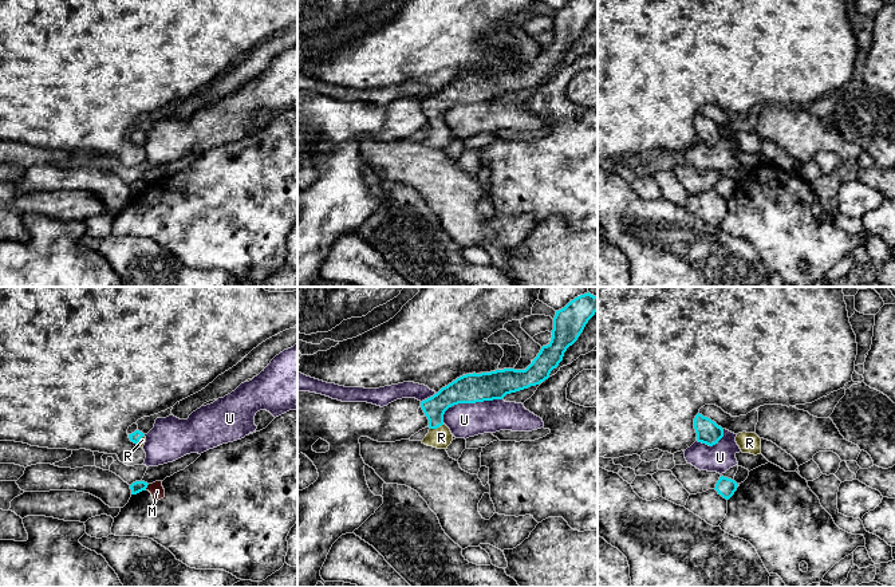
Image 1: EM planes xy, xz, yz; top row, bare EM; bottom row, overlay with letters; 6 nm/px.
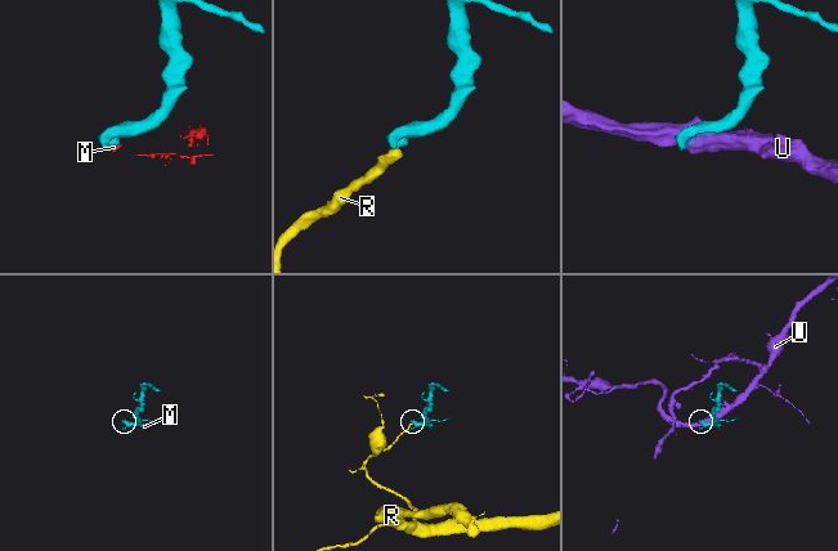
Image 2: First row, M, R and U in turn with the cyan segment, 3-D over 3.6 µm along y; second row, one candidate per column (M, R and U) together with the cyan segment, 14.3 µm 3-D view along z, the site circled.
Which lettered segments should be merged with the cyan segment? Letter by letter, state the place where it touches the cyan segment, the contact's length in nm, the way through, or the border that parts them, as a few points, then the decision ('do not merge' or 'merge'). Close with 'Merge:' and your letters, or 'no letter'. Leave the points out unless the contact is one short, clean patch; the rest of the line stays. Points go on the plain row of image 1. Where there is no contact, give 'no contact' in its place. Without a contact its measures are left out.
M: xy (146, 186) | 50 nm | along xy (149, 184), (145, 189) | do not merge
R: xz (437, 126) | 90 nm | across xz (458, 91), (437, 110), (437, 126), (441, 137) | merge
U: xz (468, 102) | 380 nm | do not merge
Merge: R

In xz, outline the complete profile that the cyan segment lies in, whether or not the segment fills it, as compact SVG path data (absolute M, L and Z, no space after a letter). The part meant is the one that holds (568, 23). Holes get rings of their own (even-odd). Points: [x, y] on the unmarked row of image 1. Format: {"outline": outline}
{"outline": "M571 0L564 8L556 11L551 42L541 47L525 70L504 68L466 74L422 101L421 107L430 127L422 143L437 149L448 149L452 143L453 134L443 123L443 114L449 107L458 103L502 99L506 94L548 79L551 71L559 66L567 48L577 40L596 11L598 0Z"}

